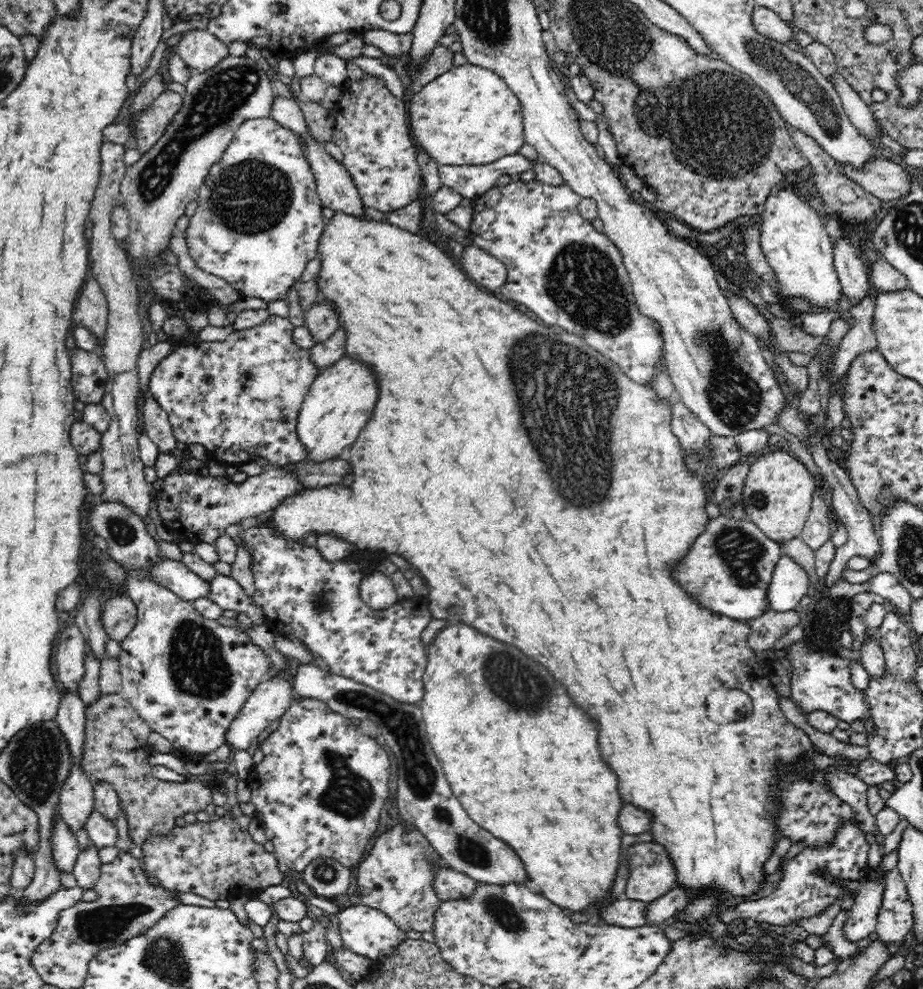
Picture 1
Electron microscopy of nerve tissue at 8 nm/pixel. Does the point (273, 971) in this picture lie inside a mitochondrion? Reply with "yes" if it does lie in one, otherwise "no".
no

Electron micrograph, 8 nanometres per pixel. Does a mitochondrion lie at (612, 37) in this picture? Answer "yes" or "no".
yes

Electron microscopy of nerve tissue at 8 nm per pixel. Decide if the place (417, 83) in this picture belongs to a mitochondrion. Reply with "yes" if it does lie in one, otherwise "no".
no

